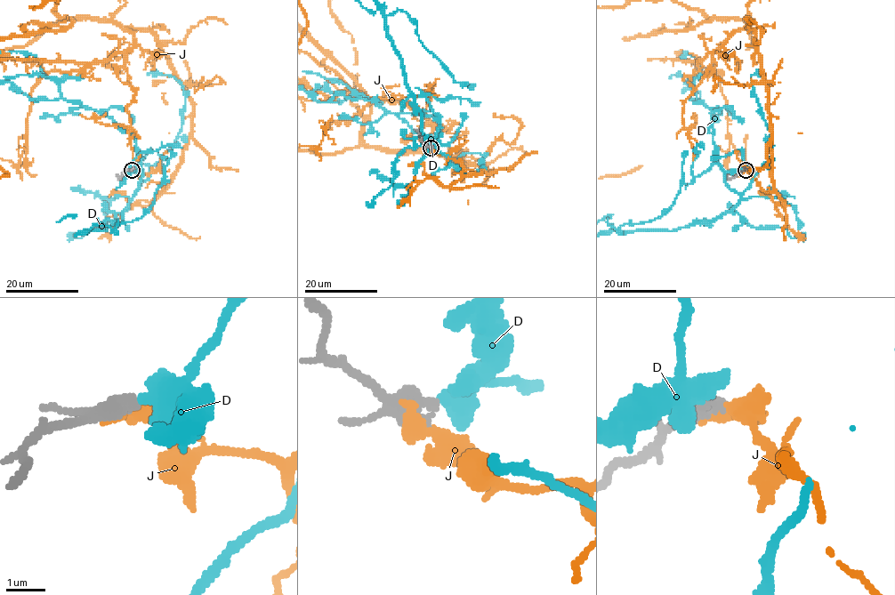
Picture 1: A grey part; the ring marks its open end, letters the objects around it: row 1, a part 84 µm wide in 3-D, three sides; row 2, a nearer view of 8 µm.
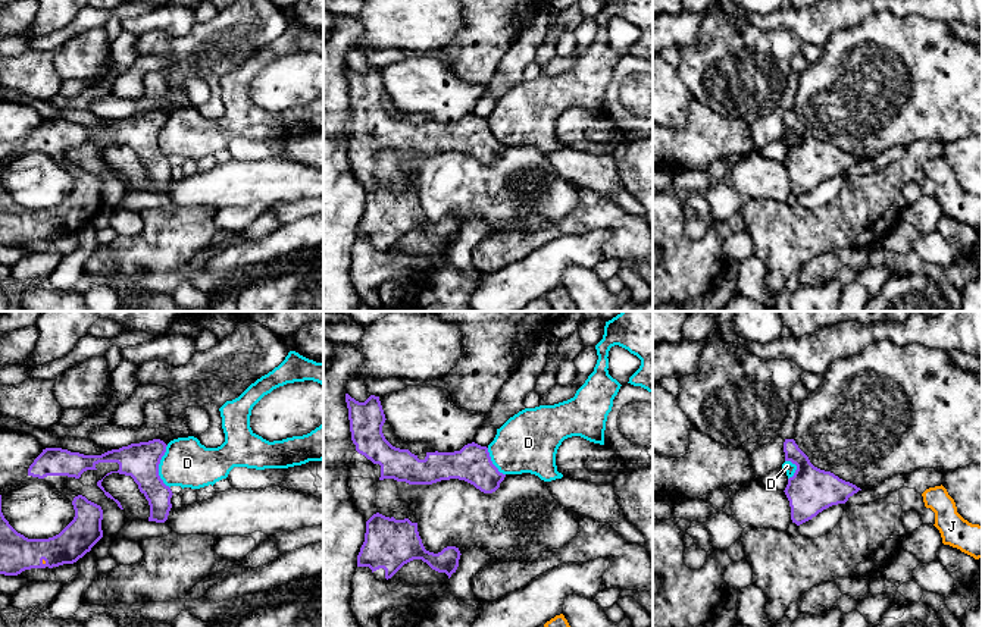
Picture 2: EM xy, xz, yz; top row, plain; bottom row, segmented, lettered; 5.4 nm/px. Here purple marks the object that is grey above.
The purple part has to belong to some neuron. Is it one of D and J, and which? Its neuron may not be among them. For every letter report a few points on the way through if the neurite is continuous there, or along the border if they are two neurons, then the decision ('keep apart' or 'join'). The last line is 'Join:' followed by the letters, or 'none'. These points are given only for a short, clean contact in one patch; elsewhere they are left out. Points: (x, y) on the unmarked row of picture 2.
D: border along xy (168, 116), (159, 135), (159, 149), (169, 159); keep apart
J: join
Join: J

